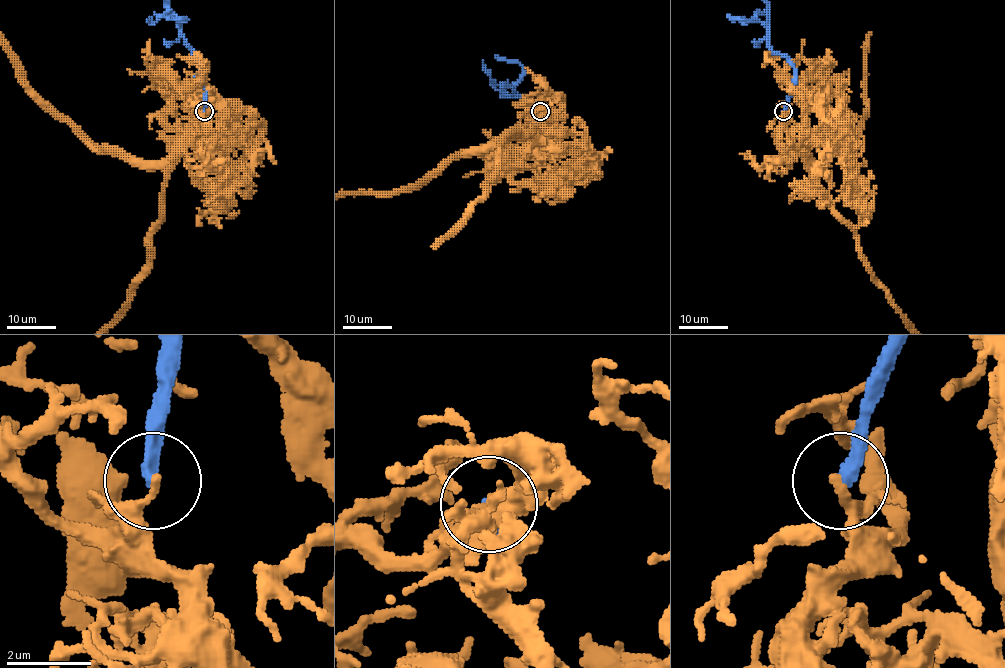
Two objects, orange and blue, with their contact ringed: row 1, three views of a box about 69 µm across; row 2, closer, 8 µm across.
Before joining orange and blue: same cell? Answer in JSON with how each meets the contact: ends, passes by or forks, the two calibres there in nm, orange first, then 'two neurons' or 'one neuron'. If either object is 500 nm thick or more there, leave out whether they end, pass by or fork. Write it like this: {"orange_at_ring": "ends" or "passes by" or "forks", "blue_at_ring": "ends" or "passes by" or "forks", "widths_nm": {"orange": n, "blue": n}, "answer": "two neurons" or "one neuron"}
{"orange_at_ring": "ends", "blue_at_ring": "ends", "widths_nm": {"orange": 240, "blue": 340}, "answer": "two neurons"}

